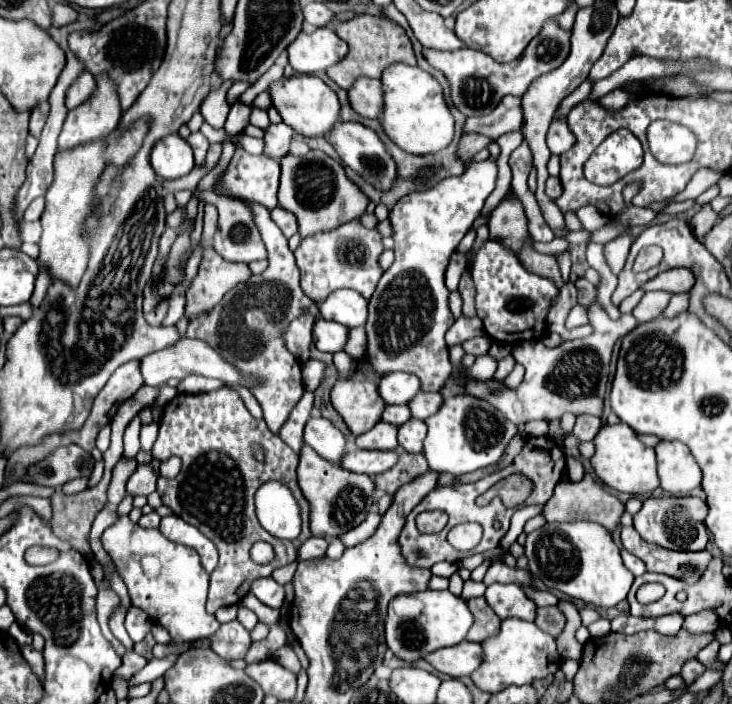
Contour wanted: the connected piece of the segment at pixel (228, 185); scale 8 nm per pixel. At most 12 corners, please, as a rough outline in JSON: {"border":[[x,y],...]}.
{"border":[[240,145],[222,191],[278,205],[280,163]]}

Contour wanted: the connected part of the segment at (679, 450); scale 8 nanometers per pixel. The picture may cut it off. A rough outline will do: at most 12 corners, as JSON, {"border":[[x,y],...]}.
{"border":[[680,441],[656,447],[660,487],[686,497],[702,469]]}

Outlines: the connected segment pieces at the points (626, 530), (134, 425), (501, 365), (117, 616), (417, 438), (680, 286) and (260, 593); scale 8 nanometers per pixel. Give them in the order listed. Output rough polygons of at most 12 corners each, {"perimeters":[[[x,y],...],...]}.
{"perimeters":[[[622,527],[622,545],[648,571],[688,585],[700,581],[708,551],[670,551],[650,545],[634,527]],[[136,415],[124,433],[124,459],[136,459],[140,415]],[[514,357],[498,361],[496,379],[506,379],[514,369]],[[118,607],[112,615],[110,629],[124,643],[132,649],[132,639],[124,629],[126,611]],[[410,419],[398,427],[398,443],[422,453],[426,423]],[[686,267],[670,269],[650,279],[642,289],[670,293],[690,291],[694,273]],[[272,577],[256,579],[250,589],[264,605],[280,609],[284,587]]]}

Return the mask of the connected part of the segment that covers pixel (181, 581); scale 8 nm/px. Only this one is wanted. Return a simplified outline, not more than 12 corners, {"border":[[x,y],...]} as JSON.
{"border":[[128,517],[100,541],[174,643],[218,631],[194,549]]}

